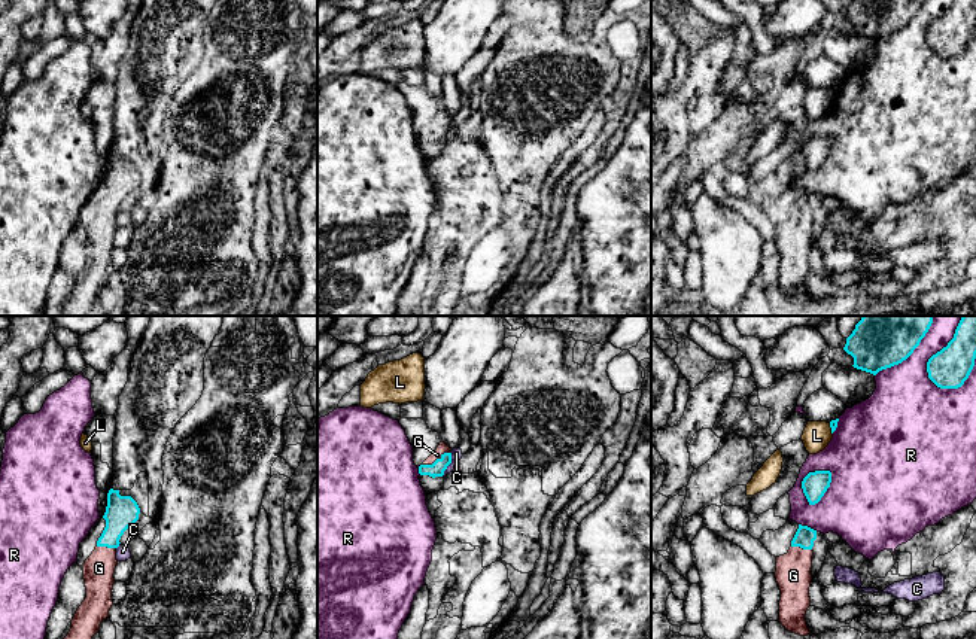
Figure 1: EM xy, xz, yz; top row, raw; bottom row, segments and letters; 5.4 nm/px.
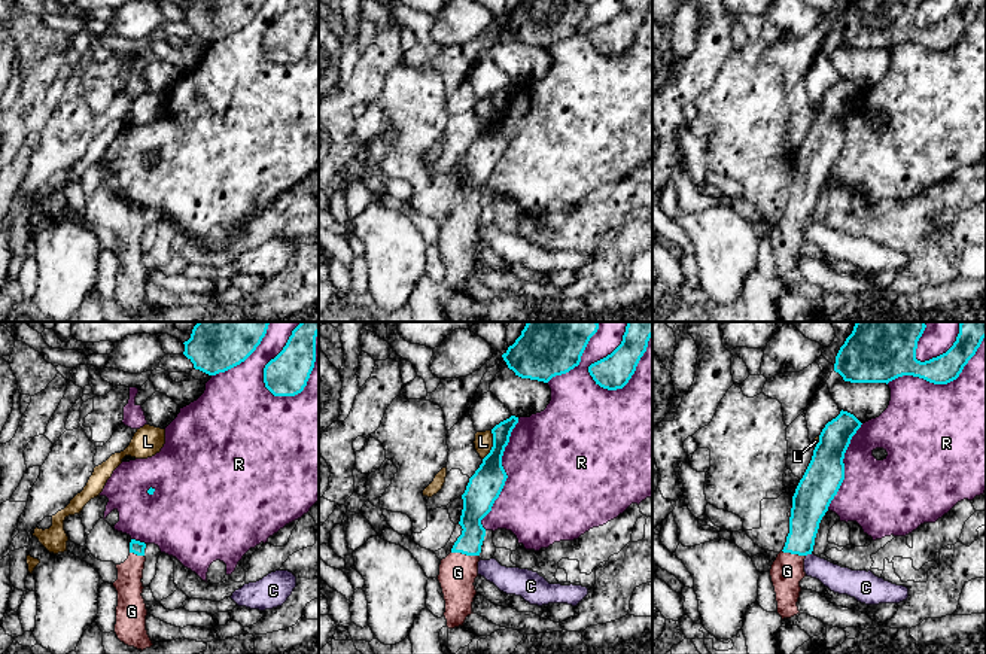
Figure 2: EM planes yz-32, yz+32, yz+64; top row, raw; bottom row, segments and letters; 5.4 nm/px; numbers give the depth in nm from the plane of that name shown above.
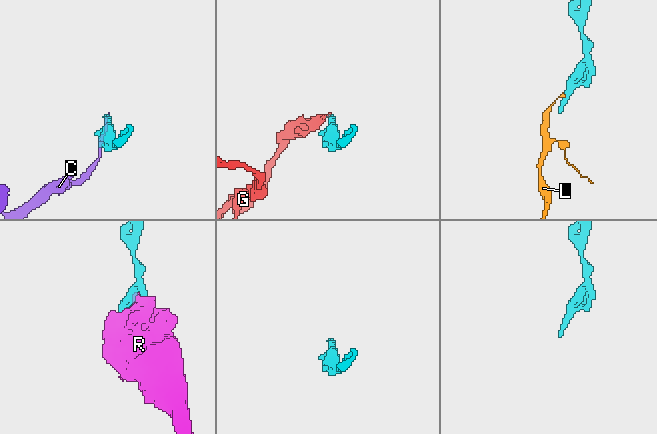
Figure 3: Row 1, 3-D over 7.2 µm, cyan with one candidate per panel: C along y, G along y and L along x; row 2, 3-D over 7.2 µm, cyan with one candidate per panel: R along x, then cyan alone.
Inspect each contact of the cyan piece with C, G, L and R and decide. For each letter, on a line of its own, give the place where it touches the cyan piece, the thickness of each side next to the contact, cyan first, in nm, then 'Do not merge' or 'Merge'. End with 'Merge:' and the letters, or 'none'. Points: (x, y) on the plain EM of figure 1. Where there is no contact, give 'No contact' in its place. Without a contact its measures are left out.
C: Touches cyan at xz (449, 130). Thickness 80 nm (cyan) against 60 nm. Do not merge
G: Touches cyan at xz (437, 125). Thickness 80 nm (cyan) against 60 nm. Merge
L: Touches cyan at yz (832, 96). Thickness 50 nm (cyan) against 150 nm. Do not merge
R: Touches cyan at yz (929, 27). Thickness 220 nm (cyan) against 360 nm. Do not merge
Merge: G

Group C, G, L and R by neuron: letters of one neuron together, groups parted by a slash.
C / G / L / R

